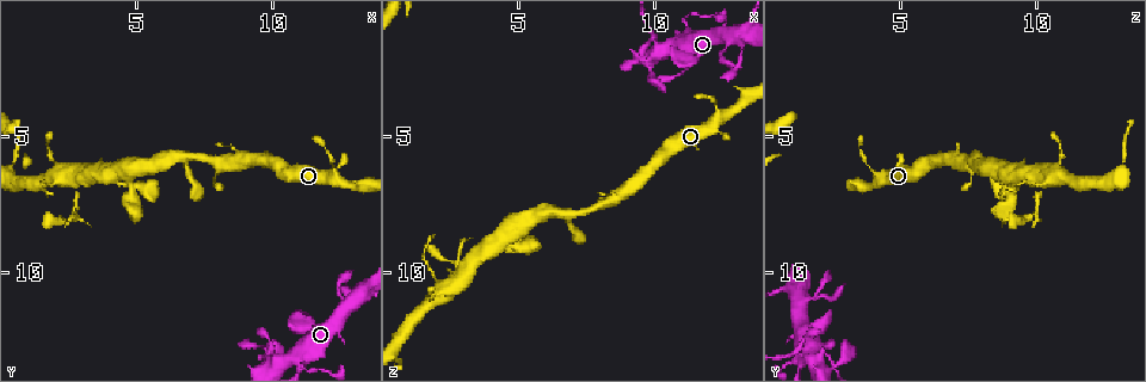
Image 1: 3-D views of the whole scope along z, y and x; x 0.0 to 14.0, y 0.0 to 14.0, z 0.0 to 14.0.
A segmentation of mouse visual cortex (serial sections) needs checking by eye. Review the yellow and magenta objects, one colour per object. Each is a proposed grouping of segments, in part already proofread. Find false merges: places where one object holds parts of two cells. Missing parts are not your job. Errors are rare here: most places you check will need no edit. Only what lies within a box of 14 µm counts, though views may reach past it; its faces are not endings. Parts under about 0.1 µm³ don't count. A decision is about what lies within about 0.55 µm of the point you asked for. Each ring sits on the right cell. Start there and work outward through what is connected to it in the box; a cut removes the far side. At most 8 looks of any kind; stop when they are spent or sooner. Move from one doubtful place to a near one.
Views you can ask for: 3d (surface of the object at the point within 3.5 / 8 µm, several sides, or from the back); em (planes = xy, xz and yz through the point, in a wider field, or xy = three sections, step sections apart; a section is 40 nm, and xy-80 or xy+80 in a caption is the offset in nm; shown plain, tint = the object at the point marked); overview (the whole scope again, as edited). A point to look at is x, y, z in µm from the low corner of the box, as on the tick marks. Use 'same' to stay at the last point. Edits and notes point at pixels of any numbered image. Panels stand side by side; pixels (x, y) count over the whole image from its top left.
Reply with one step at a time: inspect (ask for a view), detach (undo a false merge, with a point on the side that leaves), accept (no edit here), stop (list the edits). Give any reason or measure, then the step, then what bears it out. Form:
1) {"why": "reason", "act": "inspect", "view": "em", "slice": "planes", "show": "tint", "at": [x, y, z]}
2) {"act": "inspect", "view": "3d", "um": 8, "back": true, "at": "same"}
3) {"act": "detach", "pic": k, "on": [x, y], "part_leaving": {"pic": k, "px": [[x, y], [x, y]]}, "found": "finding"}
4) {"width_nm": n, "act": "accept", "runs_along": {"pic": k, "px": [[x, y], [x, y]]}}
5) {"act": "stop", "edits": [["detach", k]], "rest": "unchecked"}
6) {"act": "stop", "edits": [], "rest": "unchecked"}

{"act": "inspect", "view": "3d", "um": 3.5, "at": [2.9, 6.9, 10.2]}

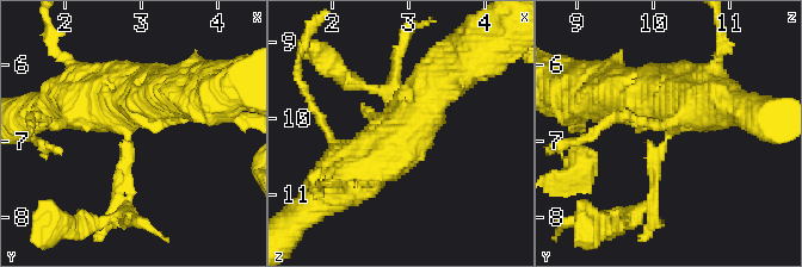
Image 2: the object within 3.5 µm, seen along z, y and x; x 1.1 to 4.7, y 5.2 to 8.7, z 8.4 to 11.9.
{"act": "inspect", "view": "em", "slice": "xy", "step": 2, "show": "tint", "at": [2.85, 6.85, 10.30]}

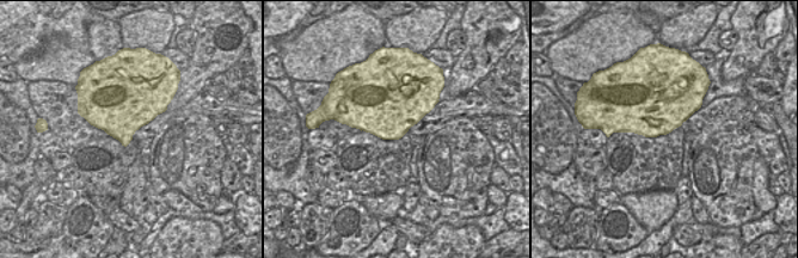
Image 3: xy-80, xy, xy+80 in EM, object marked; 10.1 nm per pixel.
{"act": "detach", "pic": 2, "on": [127, 181], "part_leaving": {"pic": 2, "px": [[127, 143], [127, 209], [97, 224]]}, "found": "two cells meet here"}

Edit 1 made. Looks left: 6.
{"why": "see it whole again", "act": "inspect", "view": "overview"}

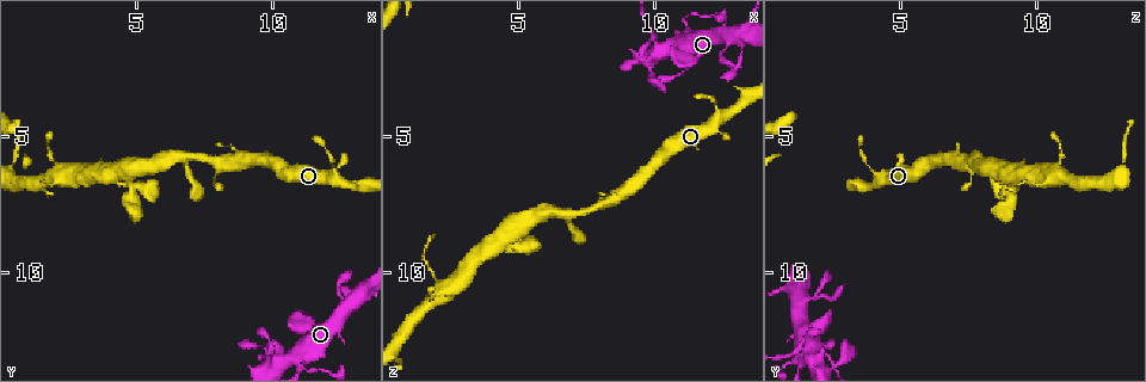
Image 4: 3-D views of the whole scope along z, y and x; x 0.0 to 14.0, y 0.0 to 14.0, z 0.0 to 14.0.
{"why": "three-way junction", "act": "inspect", "view": "3d", "um": 3.5, "at": [13.2, 10.7, 1.3]}

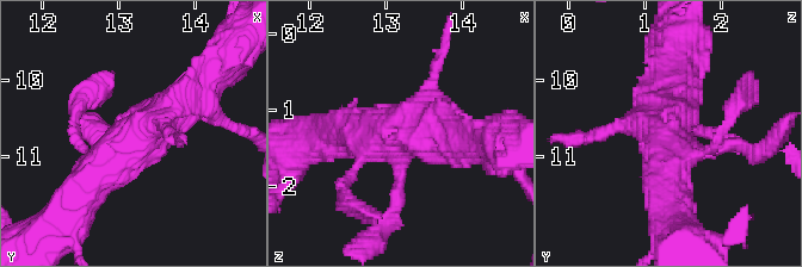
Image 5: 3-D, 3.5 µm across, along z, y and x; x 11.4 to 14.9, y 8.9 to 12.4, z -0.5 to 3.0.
{"act": "inspect", "view": "em", "slice": "xy", "step": 2, "show": "tint", "at": [13.30, 10.75, 1.15]}

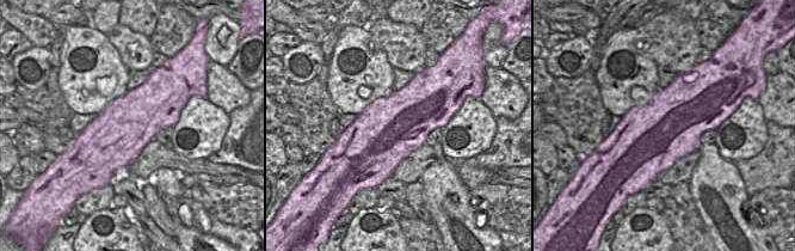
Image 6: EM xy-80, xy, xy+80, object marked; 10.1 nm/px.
{"act": "accept", "found": "all the same cell"}

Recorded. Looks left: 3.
{"why": "sharp bend", "act": "inspect", "view": "3d", "um": 3.5, "at": [10.0, 13.1, 1.7]}

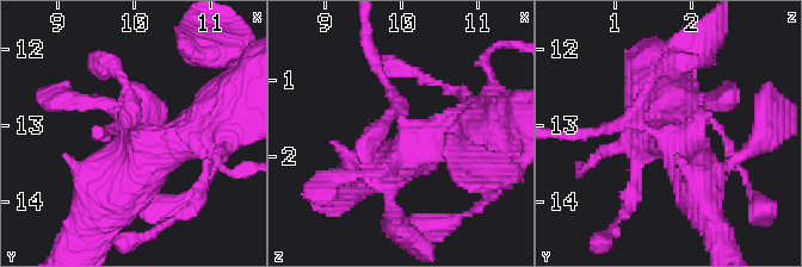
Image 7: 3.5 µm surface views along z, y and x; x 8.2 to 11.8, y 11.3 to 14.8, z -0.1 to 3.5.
{"act": "inspect", "view": "em", "slice": "planes", "show": "tint", "at": [10.05, 13.15, 1.60]}

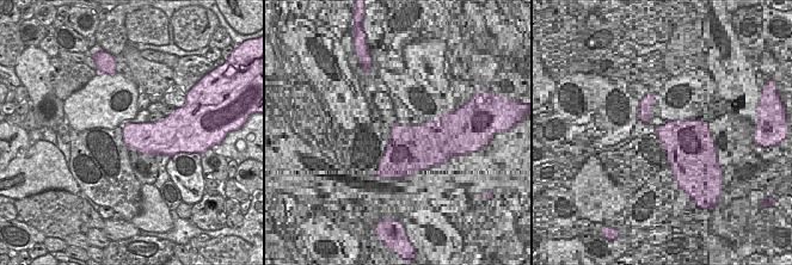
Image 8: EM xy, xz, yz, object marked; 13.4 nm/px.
{"why": "another direction", "act": "inspect", "view": "em", "slice": "xy", "step": 3, "show": "tint", "at": "same"}

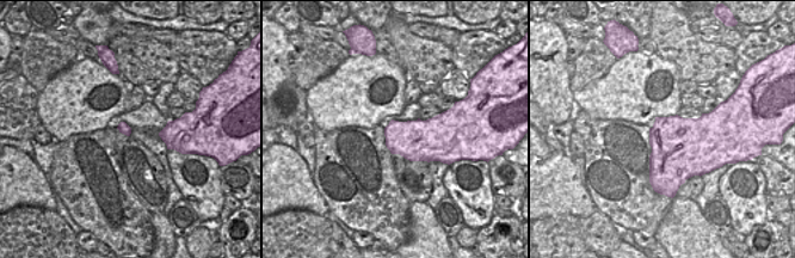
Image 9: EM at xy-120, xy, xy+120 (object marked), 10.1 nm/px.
{"act": "accept", "found": "one cell here"}

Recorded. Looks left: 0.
{"act": "stop", "edits": [["detach", 2]], "rest": "unchecked"}

